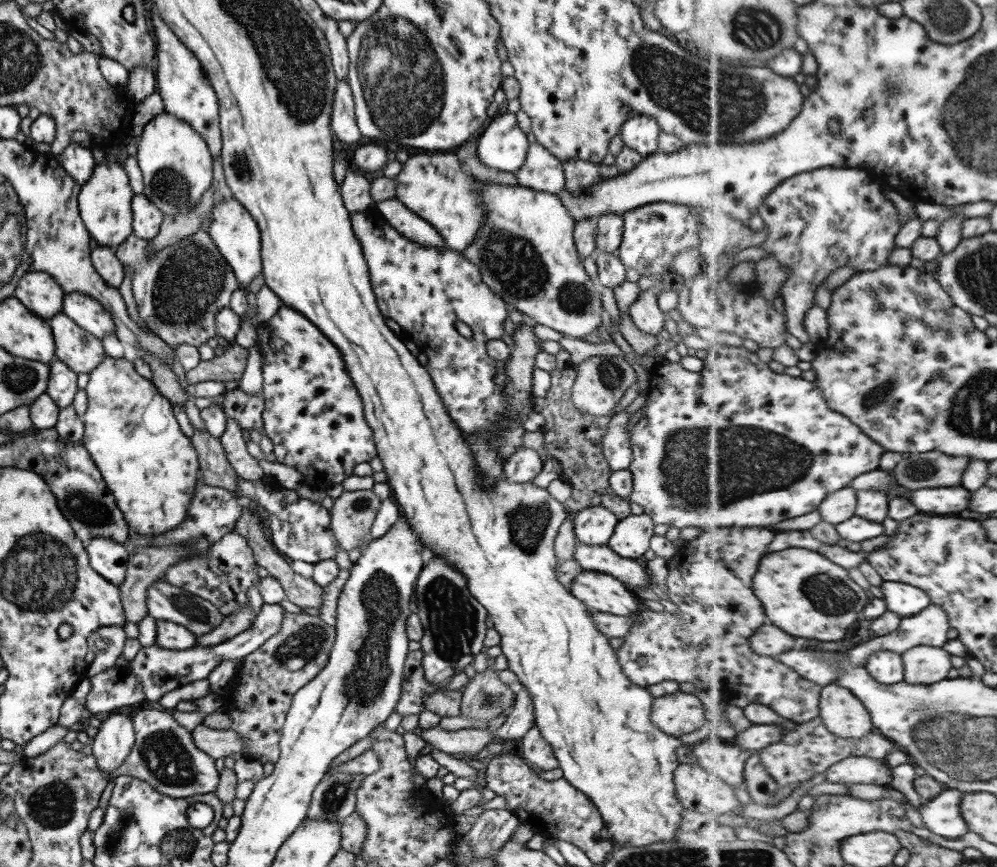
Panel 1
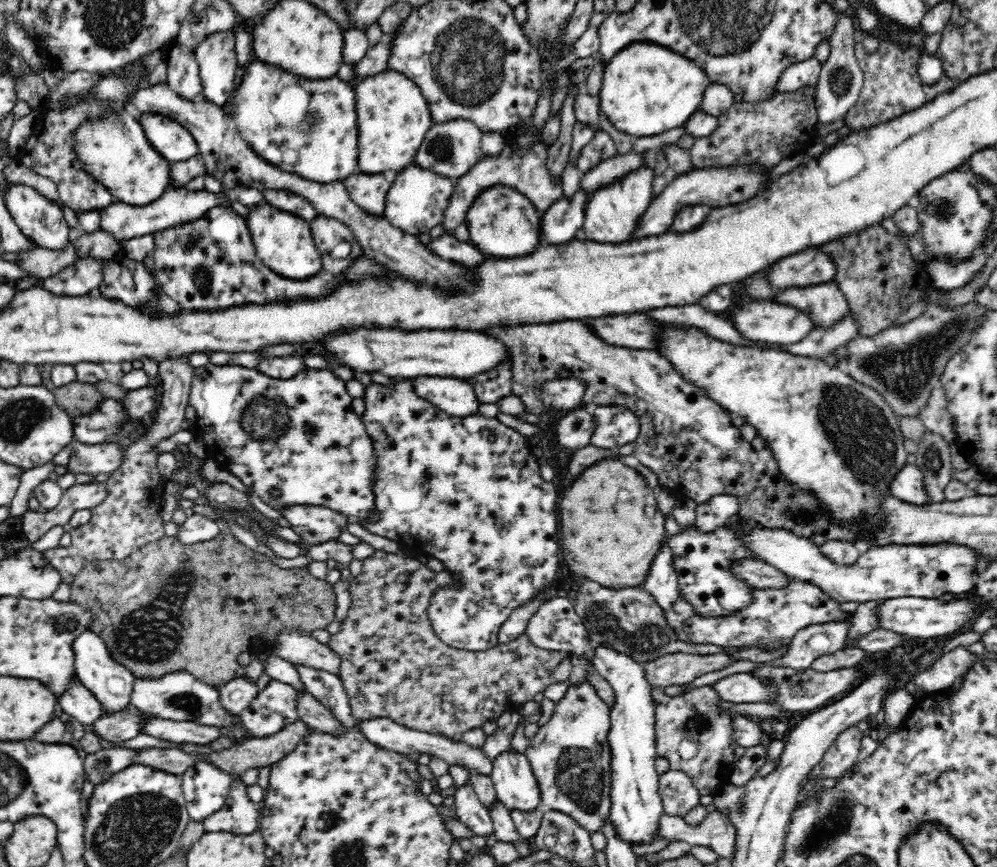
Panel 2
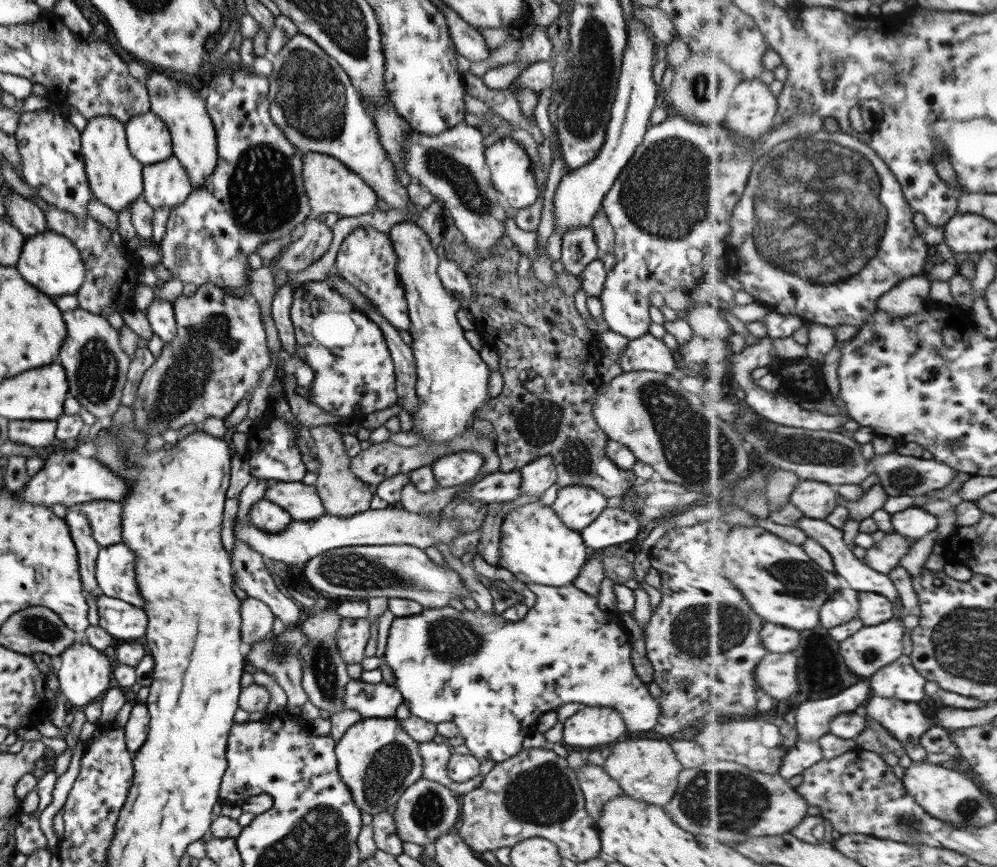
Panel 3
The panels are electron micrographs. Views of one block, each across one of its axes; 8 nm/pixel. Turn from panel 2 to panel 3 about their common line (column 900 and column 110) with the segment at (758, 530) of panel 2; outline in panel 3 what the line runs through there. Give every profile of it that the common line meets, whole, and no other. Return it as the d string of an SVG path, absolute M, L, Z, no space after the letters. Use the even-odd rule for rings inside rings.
M125 544L101 547L96 556L95 581L102 596L117 598L137 608L144 608L135 584L135 554Z

